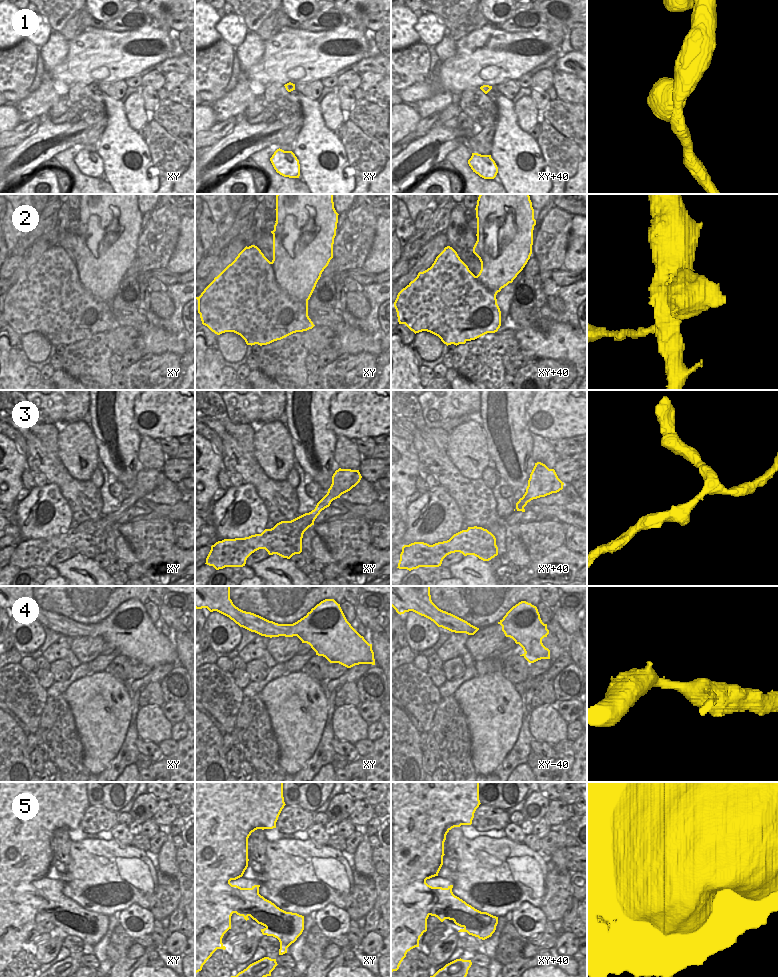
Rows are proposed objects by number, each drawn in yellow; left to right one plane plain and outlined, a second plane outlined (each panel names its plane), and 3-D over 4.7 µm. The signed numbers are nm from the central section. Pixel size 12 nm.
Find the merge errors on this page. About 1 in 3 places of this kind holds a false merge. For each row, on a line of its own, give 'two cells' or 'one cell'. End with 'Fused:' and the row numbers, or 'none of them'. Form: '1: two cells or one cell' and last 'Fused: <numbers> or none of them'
1: one cell
2: two cells
3: one cell
4: one cell
5: two cells
Fused: 2, 5

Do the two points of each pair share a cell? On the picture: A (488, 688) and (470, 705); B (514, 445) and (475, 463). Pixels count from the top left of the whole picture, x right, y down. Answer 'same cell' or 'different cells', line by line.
A: same cell
B: different cells

